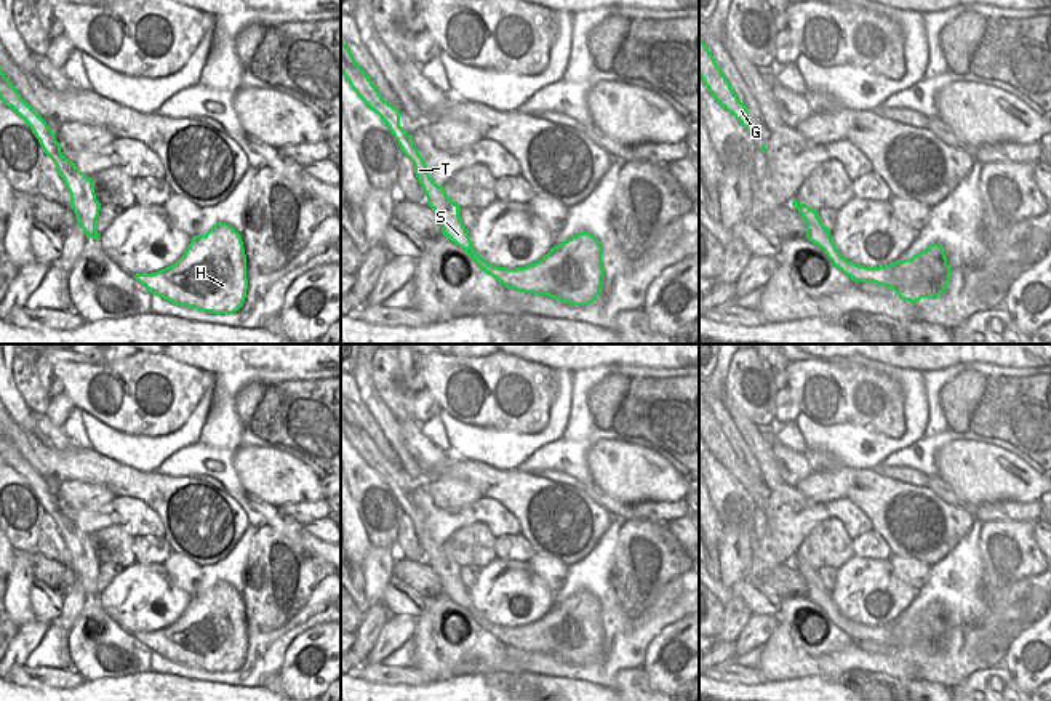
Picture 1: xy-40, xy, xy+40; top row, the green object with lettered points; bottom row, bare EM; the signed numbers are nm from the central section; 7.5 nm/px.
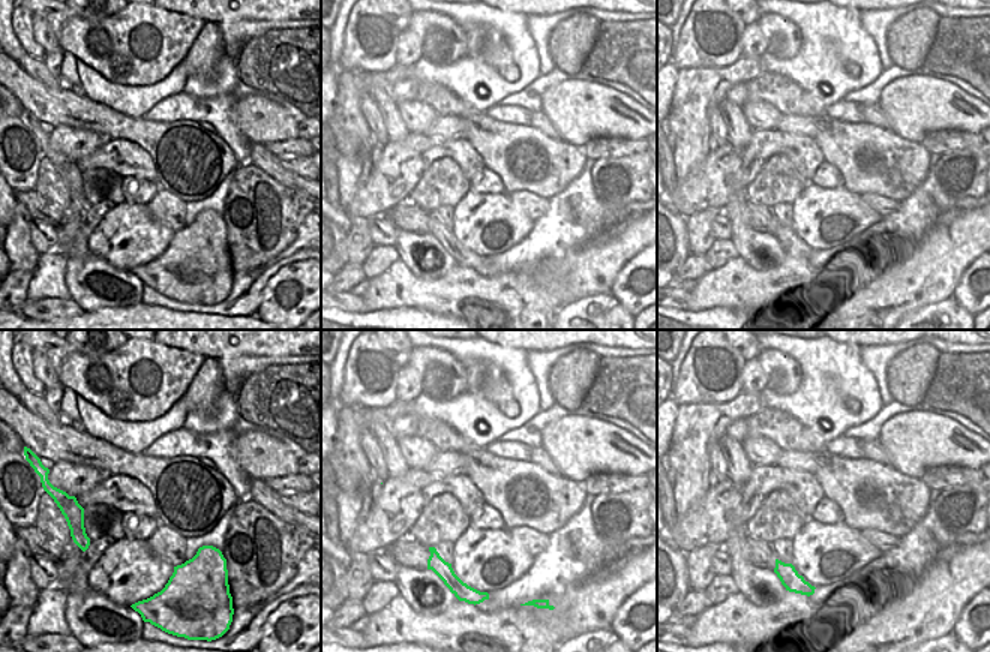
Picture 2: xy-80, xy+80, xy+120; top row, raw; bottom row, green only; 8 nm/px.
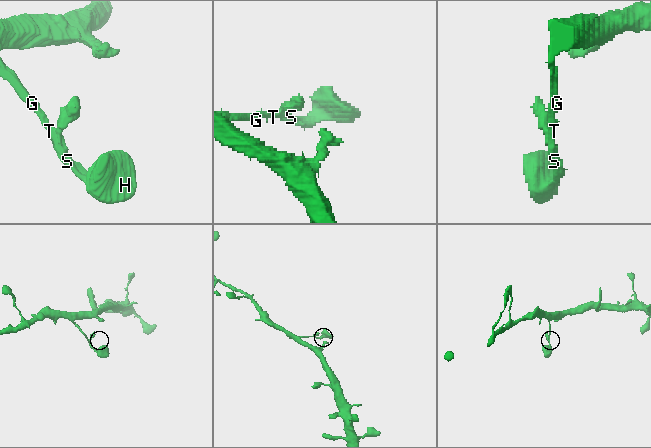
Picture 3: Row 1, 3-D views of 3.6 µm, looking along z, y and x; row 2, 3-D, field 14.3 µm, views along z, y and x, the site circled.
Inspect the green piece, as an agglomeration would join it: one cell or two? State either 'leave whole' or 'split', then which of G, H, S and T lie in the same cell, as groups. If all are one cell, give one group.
leave whole | G H S T

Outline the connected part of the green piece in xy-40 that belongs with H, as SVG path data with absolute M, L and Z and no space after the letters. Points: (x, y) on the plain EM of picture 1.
M216 581L205 594L192 595L174 623L133 635L176 664L234 672L243 664L248 648L242 594L232 584Z

